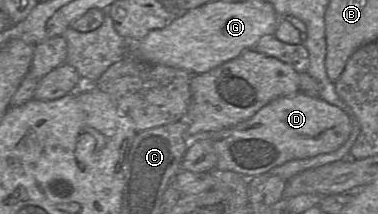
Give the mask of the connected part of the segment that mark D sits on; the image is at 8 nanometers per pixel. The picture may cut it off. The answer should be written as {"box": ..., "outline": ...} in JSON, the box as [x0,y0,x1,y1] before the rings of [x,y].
{"box":[181,92,352,178],"outline":[[[303,92],[279,97],[262,107],[251,118],[227,129],[199,134],[185,152],[181,170],[194,173],[213,171],[215,168],[236,172],[245,178],[256,177],[294,159],[304,159],[336,151],[349,138],[352,125],[349,116],[320,96],[311,97]]]}

